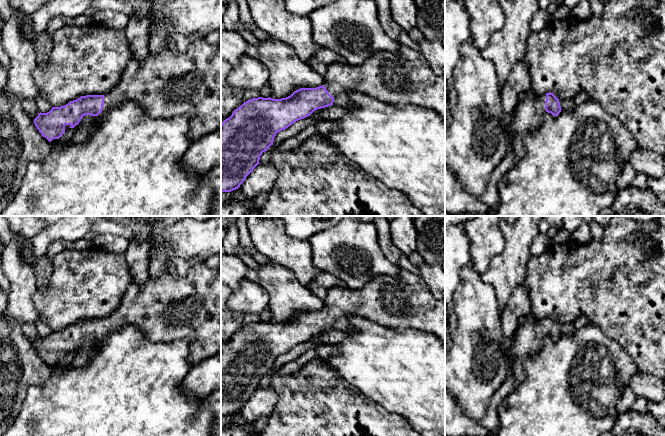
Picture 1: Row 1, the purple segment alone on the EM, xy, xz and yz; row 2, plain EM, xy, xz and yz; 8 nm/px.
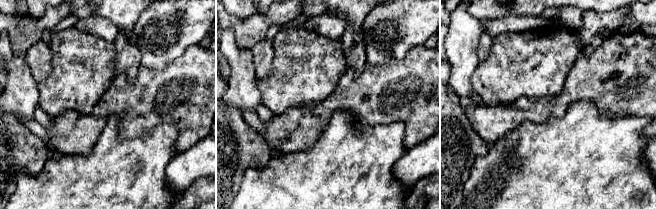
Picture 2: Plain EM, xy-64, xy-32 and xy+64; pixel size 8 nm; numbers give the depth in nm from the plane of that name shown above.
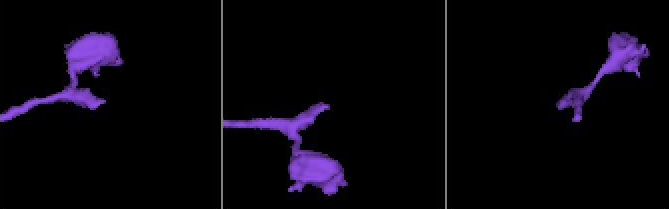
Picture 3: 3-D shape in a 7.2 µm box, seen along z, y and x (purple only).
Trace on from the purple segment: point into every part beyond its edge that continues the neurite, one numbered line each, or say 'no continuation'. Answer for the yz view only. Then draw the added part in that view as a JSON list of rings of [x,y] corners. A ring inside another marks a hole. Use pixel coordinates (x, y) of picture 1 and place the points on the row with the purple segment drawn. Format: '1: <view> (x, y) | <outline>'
1: yz (529, 114) | [[[531,89],[522,94],[511,123],[512,150],[517,160],[525,154],[524,138],[537,131],[547,113],[546,94],[535,95]]]

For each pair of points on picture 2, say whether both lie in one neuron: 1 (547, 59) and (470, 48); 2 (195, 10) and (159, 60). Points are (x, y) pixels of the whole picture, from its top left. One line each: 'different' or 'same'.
1: different
2: same

